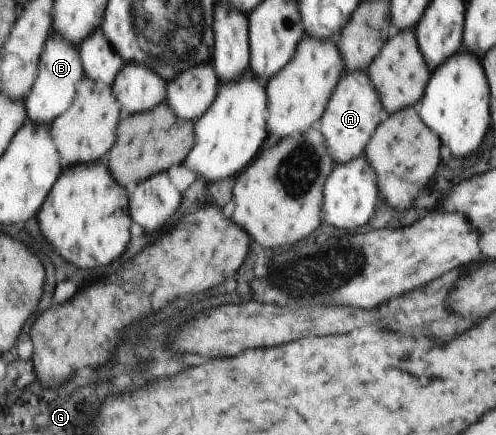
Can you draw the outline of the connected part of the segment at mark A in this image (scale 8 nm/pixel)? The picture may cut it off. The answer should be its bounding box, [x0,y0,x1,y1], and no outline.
[318,70,386,164]

